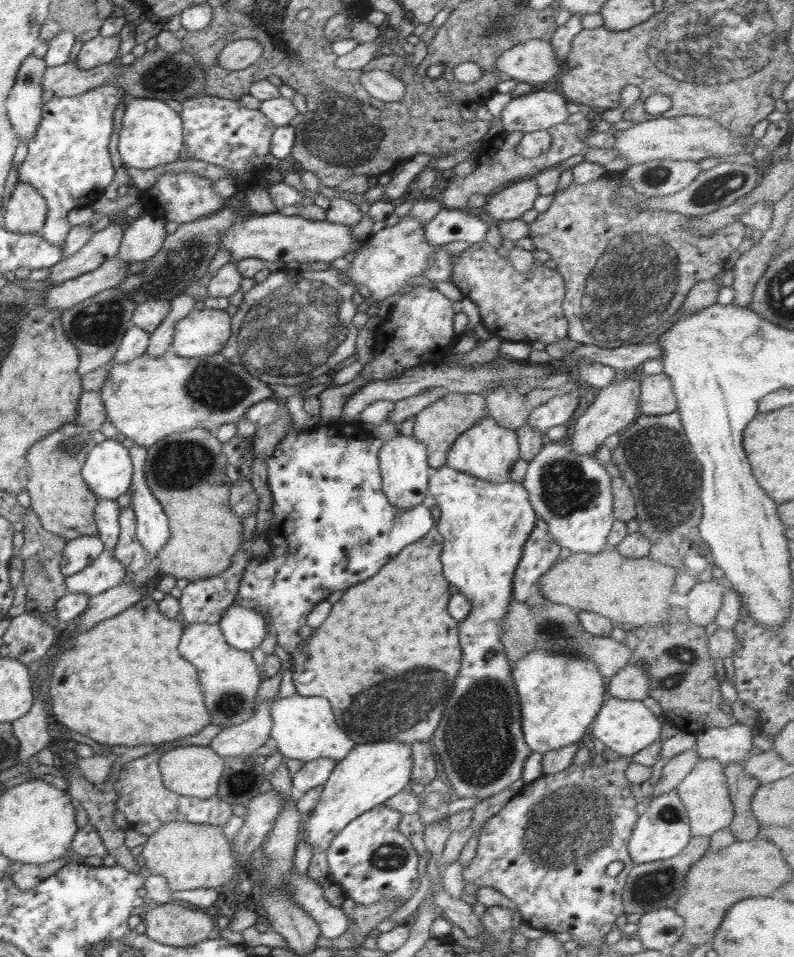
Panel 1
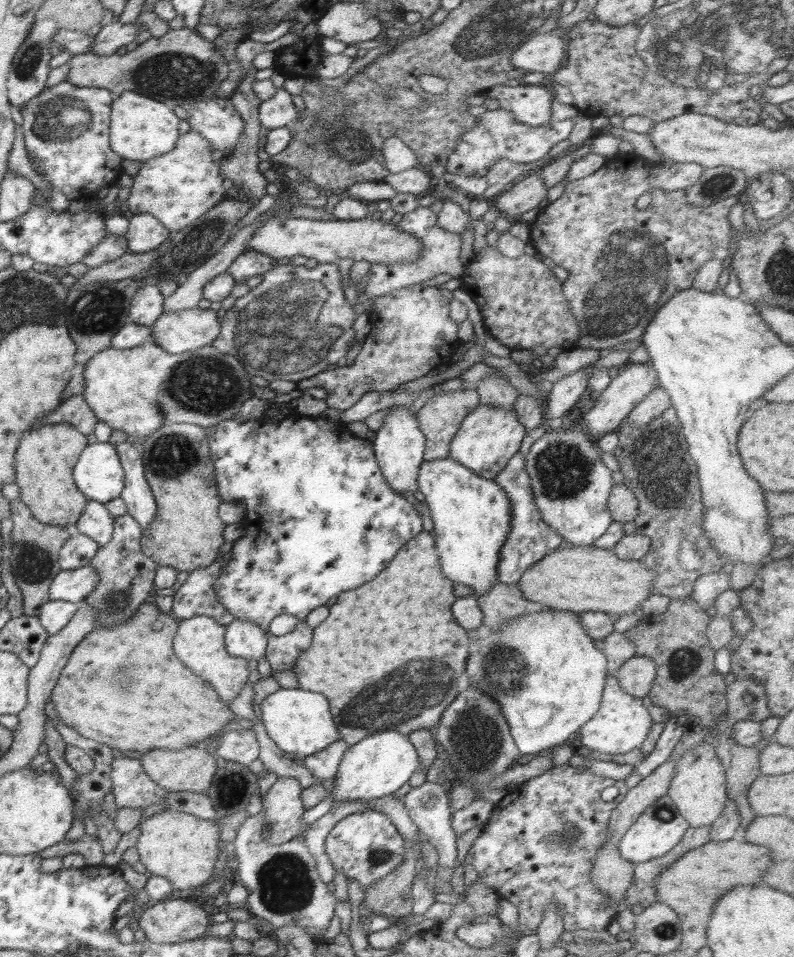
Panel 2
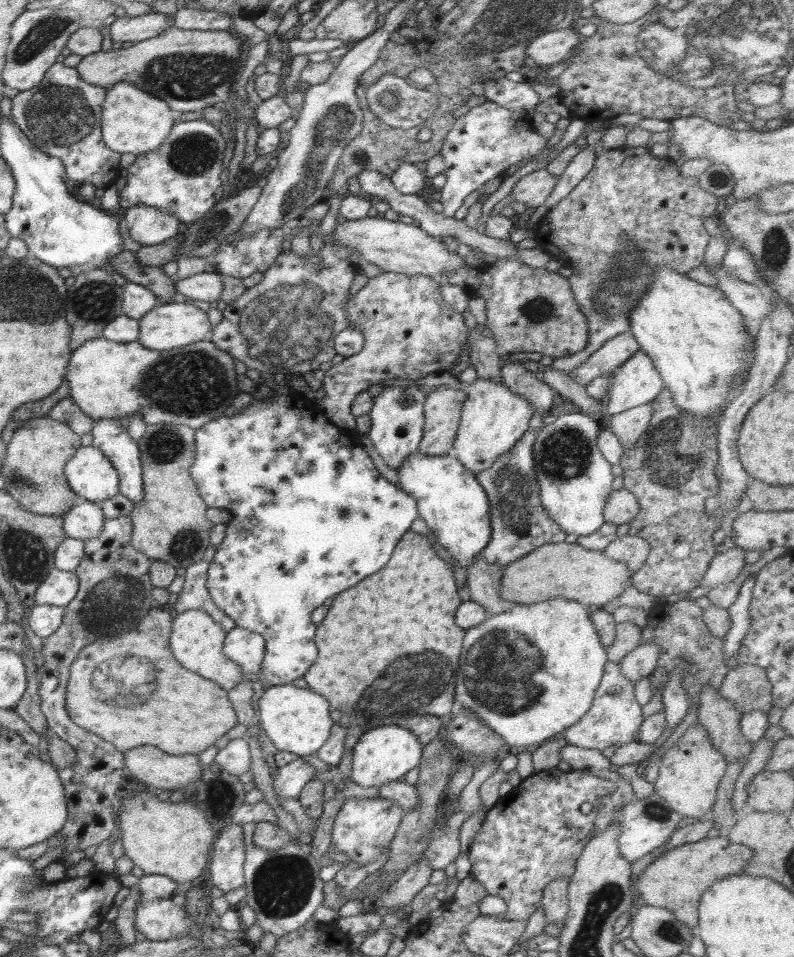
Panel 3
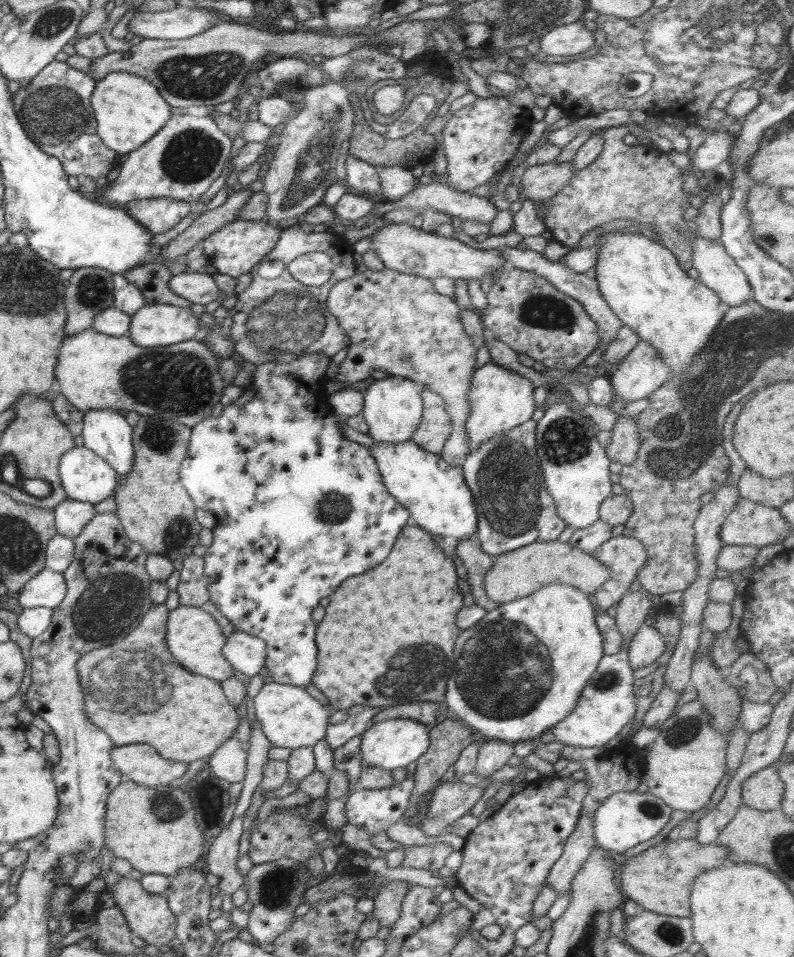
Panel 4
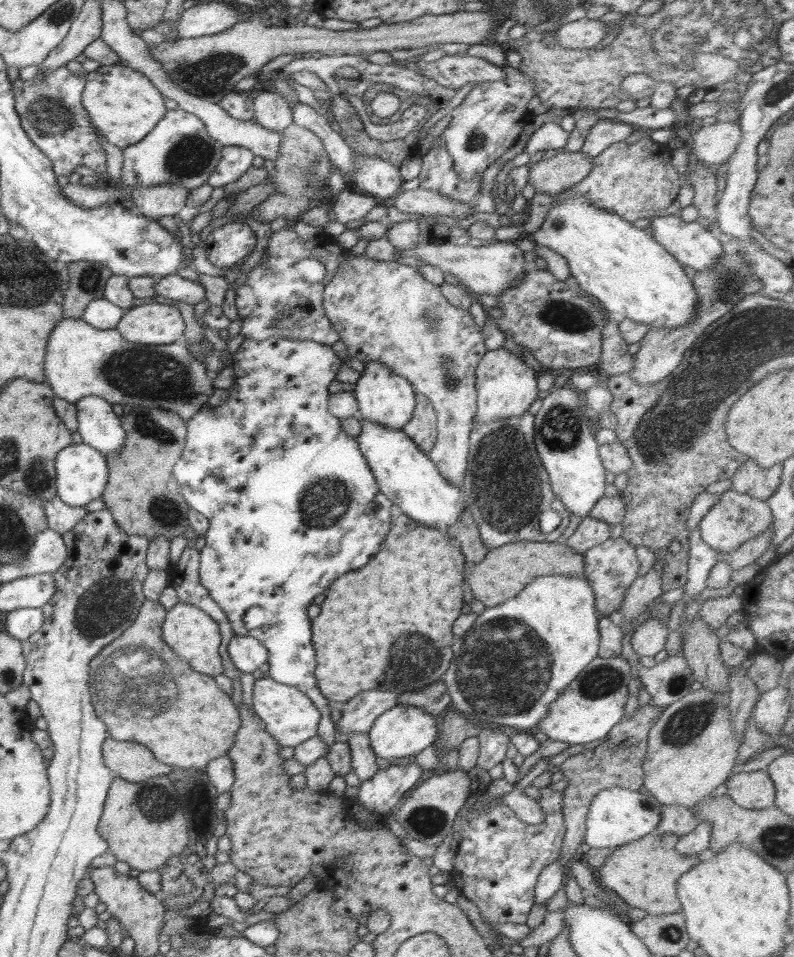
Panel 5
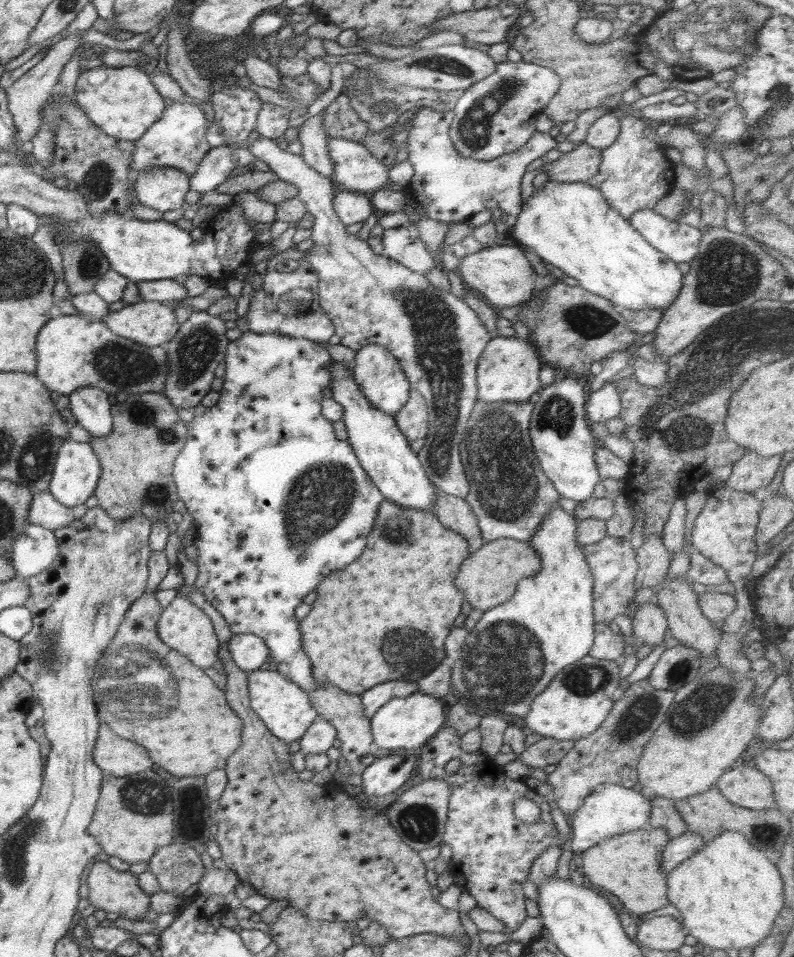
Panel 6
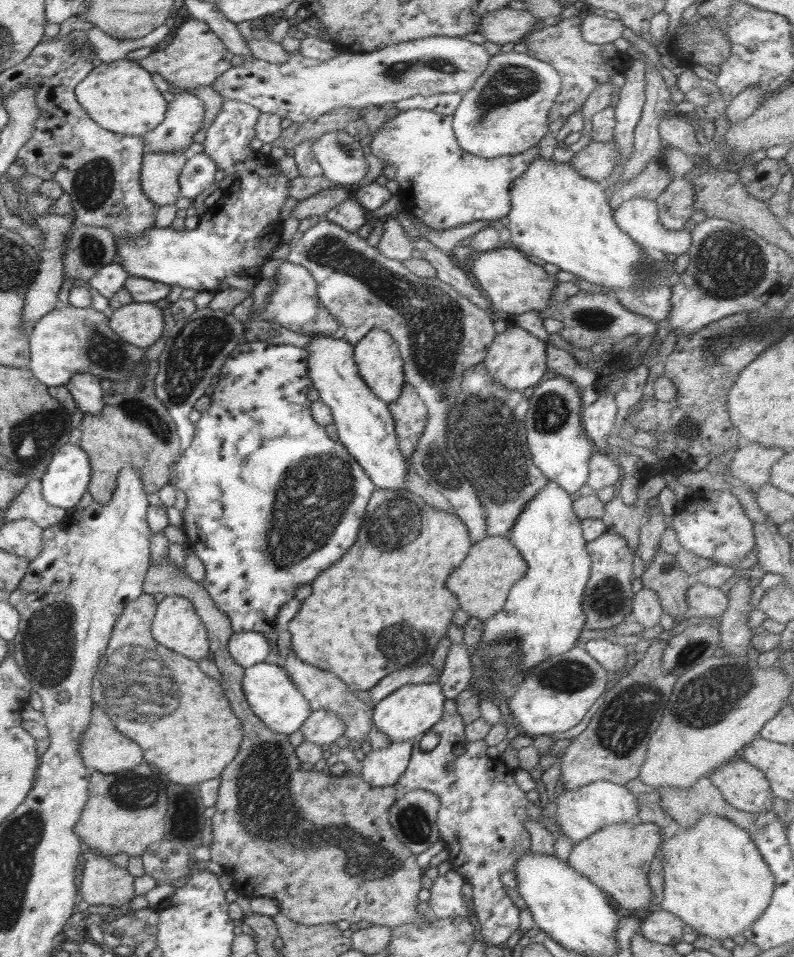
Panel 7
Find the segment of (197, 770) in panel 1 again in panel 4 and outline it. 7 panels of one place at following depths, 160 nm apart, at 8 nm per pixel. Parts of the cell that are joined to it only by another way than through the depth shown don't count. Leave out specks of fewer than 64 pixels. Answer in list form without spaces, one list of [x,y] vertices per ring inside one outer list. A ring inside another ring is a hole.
[[[148,744],[114,746],[111,756],[125,779],[147,787],[169,785],[184,776],[189,765],[160,757]]]

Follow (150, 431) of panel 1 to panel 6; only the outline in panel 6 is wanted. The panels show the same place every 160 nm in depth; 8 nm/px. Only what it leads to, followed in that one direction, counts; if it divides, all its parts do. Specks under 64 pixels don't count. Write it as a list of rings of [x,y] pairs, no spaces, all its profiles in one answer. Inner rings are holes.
[[[56,313],[40,329],[36,340],[37,367],[35,375],[51,391],[68,396],[82,387],[98,387],[115,396],[118,392],[163,394],[163,386],[169,371],[166,351],[161,346],[142,346],[129,338],[122,338],[114,334],[101,320],[92,320],[80,314]]]

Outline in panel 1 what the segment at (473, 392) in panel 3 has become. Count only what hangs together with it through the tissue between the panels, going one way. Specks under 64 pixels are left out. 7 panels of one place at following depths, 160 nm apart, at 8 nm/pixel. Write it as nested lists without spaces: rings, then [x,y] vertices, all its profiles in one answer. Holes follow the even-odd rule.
[[[484,417],[456,437],[447,452],[446,465],[474,478],[492,483],[504,483],[511,480],[510,471],[520,458],[519,454],[517,434],[512,429],[498,426],[492,417]]]

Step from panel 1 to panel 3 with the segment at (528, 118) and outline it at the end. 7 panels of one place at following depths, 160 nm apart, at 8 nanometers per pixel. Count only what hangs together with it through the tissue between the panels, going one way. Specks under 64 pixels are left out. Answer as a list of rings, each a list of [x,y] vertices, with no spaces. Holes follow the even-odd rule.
[[[501,77],[497,81],[488,80],[483,86],[484,98],[525,118],[530,118],[535,106],[541,103],[538,94],[532,90],[527,80],[512,82],[506,77]]]

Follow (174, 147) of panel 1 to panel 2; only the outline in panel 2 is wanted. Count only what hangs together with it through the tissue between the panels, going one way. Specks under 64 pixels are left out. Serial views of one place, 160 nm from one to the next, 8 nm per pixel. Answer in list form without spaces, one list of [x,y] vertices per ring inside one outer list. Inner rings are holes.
[[[123,90],[117,97],[108,98],[110,115],[110,147],[123,159],[147,161],[174,150],[179,138],[181,119],[173,108],[156,99]]]

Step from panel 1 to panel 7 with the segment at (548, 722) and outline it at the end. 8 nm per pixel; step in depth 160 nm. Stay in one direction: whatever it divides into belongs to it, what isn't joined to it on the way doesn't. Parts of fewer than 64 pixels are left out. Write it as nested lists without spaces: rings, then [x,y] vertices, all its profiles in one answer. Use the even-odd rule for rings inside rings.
[[[549,480],[548,486],[536,494],[524,506],[524,512],[516,520],[514,529],[510,529],[507,538],[520,551],[524,563],[528,565],[527,573],[516,581],[510,592],[503,610],[484,622],[484,630],[478,649],[470,653],[474,672],[471,688],[476,692],[496,688],[508,700],[515,693],[515,686],[523,679],[534,665],[545,661],[552,655],[563,655],[574,645],[578,645],[580,632],[584,631],[586,615],[582,611],[583,594],[586,583],[591,577],[591,559],[588,557],[587,541],[583,538],[581,521],[573,512],[573,502],[570,494]],[[478,674],[486,674],[488,679],[482,679]]]

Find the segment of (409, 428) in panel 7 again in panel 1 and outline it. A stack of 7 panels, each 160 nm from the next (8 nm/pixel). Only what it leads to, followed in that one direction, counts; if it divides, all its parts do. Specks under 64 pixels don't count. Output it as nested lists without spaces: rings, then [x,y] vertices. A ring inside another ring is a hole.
[[[443,393],[437,401],[415,414],[413,436],[421,440],[427,448],[427,461],[431,468],[437,469],[446,465],[447,452],[456,437],[484,417],[490,417],[489,410],[485,398],[478,393]]]

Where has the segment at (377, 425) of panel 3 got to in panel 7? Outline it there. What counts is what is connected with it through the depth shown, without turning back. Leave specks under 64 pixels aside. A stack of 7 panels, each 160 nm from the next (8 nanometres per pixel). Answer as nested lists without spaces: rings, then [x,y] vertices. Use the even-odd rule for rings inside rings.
[[[374,327],[356,343],[353,349],[354,360],[362,380],[381,401],[388,404],[394,402],[400,396],[405,383],[404,361],[400,356],[398,343],[385,330]]]

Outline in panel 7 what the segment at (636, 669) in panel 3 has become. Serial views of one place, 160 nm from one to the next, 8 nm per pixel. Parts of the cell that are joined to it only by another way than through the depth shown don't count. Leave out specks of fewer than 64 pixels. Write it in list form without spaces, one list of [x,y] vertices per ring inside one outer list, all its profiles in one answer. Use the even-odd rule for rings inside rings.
[[[642,587],[633,595],[631,619],[642,629],[648,630],[660,625],[660,616],[663,608],[657,594],[650,589]]]

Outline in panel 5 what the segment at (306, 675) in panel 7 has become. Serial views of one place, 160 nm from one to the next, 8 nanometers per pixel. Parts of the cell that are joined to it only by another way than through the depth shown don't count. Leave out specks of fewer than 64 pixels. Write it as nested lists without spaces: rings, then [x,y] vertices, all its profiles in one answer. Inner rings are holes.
[[[356,733],[347,738],[347,743],[352,751],[354,774],[361,782],[371,779],[380,769],[376,763],[377,756],[370,746],[369,736],[367,733]]]

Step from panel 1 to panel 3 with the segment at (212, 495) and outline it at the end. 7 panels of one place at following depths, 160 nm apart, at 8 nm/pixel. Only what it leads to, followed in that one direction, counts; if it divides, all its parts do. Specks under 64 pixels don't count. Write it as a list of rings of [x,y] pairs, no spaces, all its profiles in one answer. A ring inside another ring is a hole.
[[[168,423],[148,425],[137,445],[143,470],[144,500],[133,506],[129,516],[133,548],[150,560],[160,560],[174,568],[186,568],[202,561],[210,546],[210,530],[214,525],[206,517],[208,507],[190,475],[196,452],[195,429]]]

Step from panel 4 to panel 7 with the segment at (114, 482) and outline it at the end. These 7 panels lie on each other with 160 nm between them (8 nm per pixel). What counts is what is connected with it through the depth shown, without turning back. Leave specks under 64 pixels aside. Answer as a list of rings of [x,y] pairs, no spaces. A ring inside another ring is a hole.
[[[69,442],[61,445],[40,480],[44,501],[57,508],[76,509],[88,492],[91,476],[91,462],[82,447]]]

